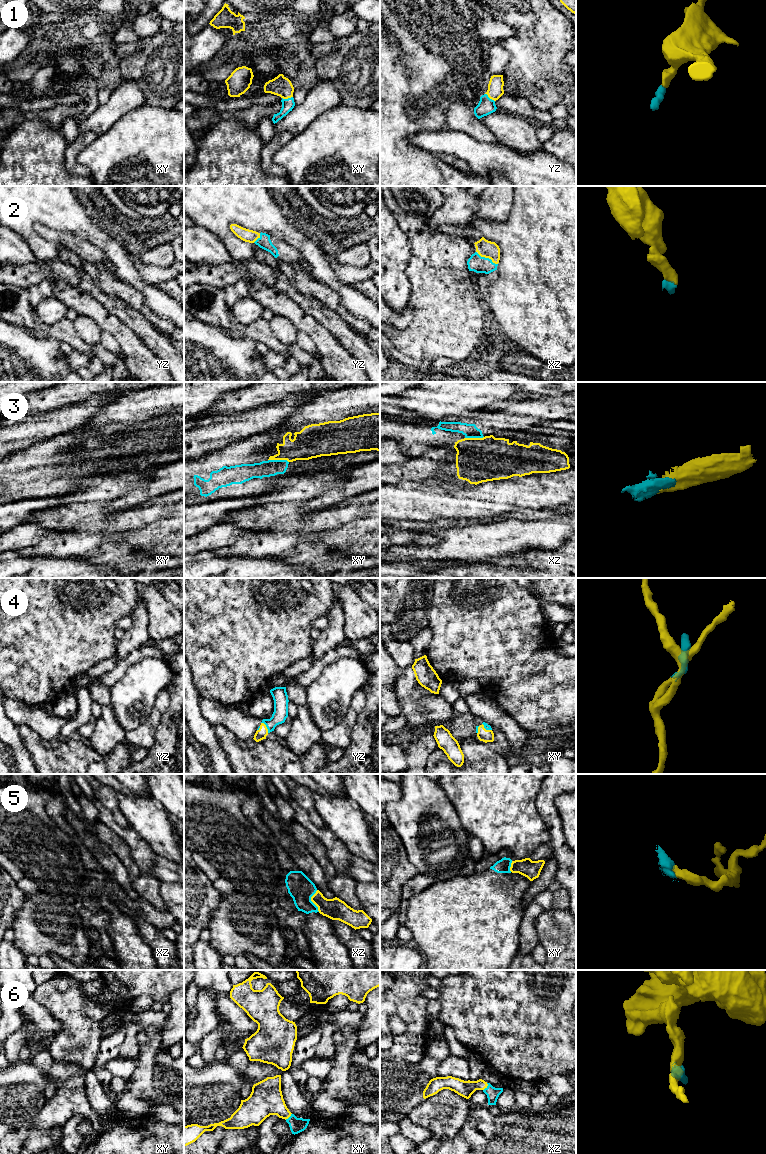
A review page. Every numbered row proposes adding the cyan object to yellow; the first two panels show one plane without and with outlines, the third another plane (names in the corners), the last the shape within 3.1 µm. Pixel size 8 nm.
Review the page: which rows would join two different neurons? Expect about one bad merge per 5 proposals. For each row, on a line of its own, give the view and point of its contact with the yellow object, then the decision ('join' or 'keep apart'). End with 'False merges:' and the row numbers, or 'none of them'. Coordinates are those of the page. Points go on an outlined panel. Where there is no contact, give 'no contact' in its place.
1: meets yellow in xy at (287, 98); join
2: meets yellow in xz at (486, 257); join
3: meets yellow in xy at (278, 459); keep apart
4: meets yellow in yz at (266, 727); join
5: meets yellow in xz at (311, 900); join
6: meets yellow in xz at (486, 1087); join
False merges: 3

